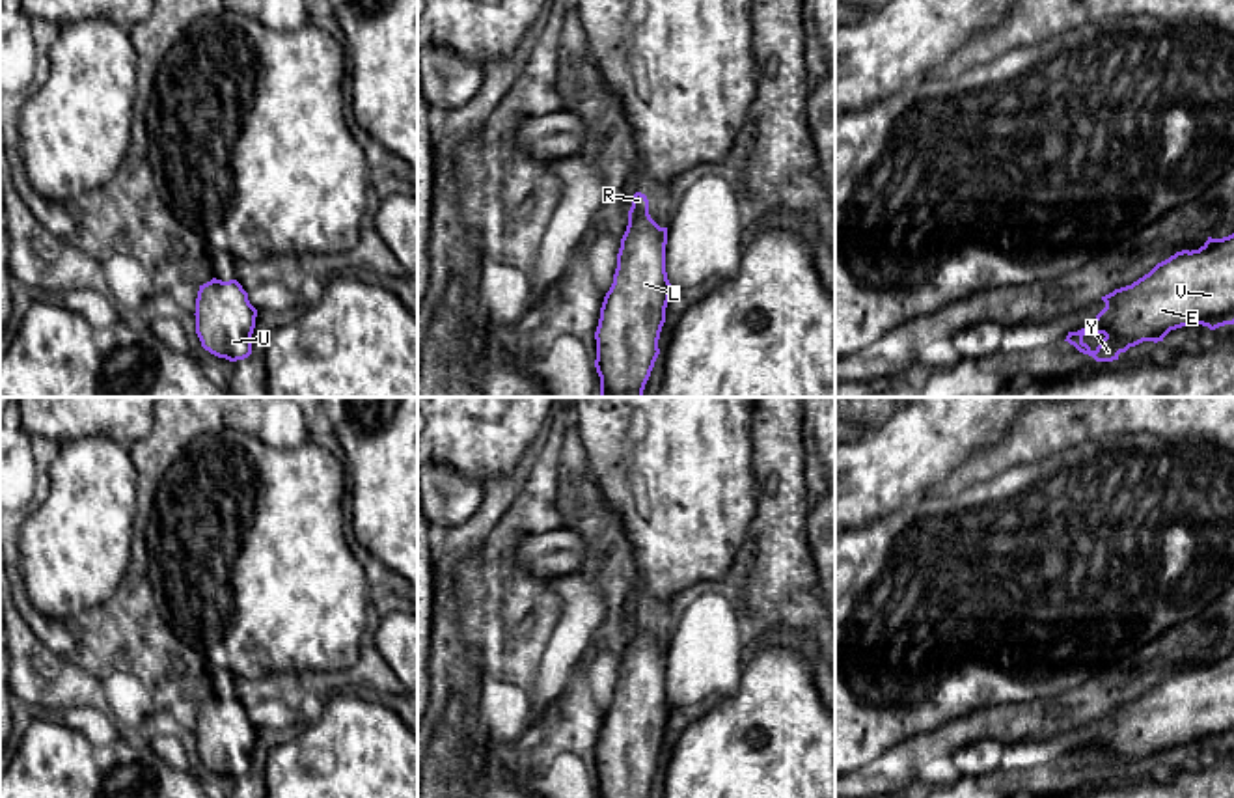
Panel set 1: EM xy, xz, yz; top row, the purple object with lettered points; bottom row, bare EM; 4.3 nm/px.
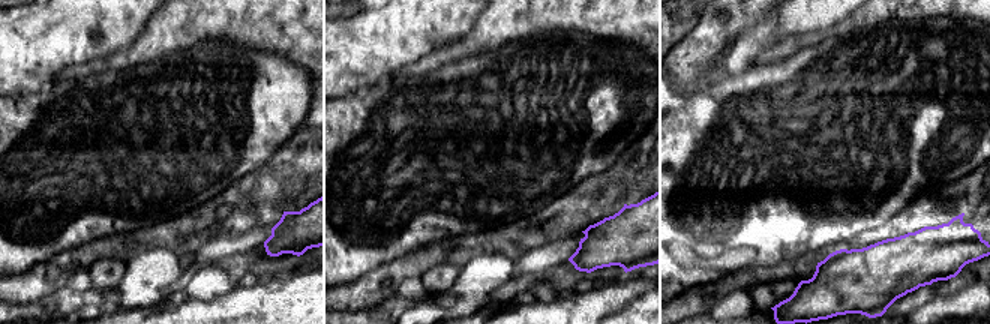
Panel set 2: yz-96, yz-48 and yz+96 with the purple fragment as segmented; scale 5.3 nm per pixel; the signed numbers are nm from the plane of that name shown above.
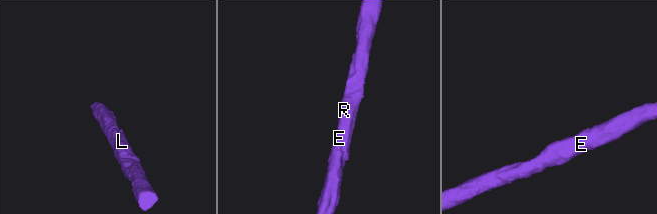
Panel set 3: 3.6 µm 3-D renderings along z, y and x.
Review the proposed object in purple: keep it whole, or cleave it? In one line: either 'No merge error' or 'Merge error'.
No merge error

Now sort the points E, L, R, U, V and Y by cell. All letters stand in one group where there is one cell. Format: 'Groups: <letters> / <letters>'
Groups: E L R U V Y

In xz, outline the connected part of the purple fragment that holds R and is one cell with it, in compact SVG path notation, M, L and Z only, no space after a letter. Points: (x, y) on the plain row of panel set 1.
M636 610L628 628L628 643L621 656L613 701L604 714L595 750L595 785L600 798L649 798L660 772L658 757L665 740L671 701L665 690L667 645L649 632L649 617Z

